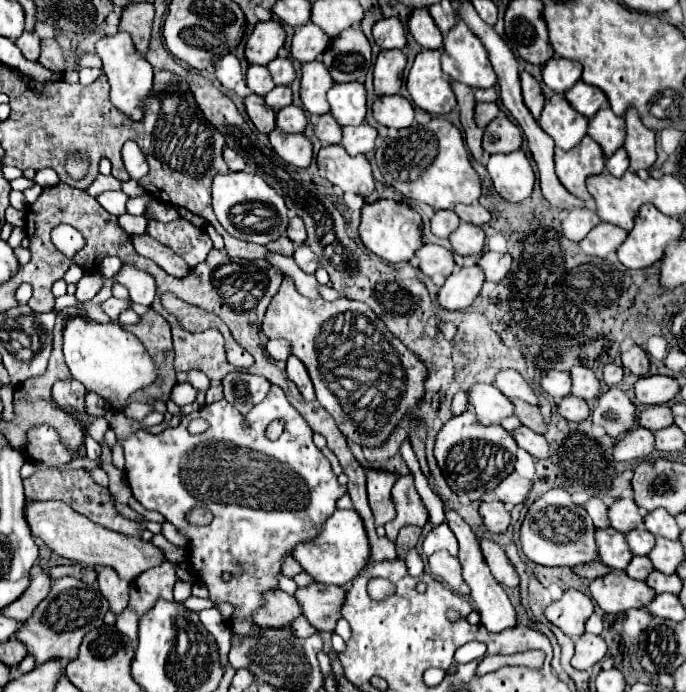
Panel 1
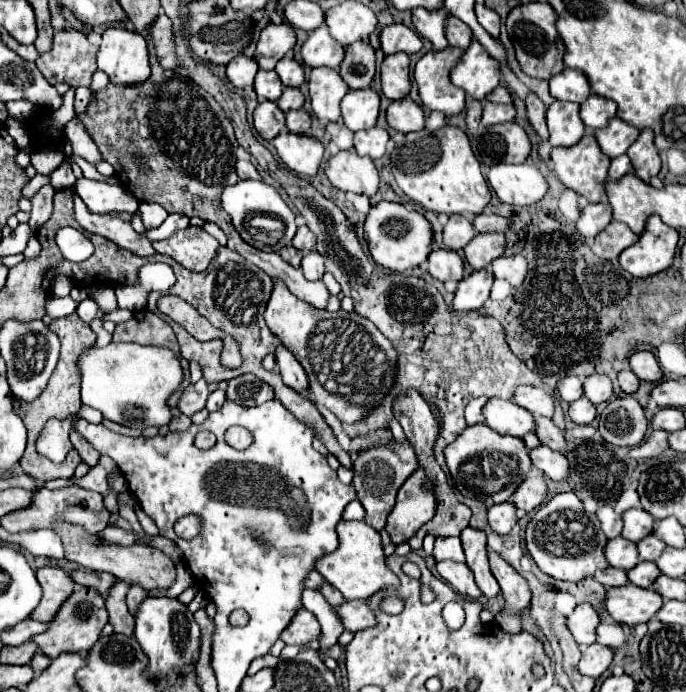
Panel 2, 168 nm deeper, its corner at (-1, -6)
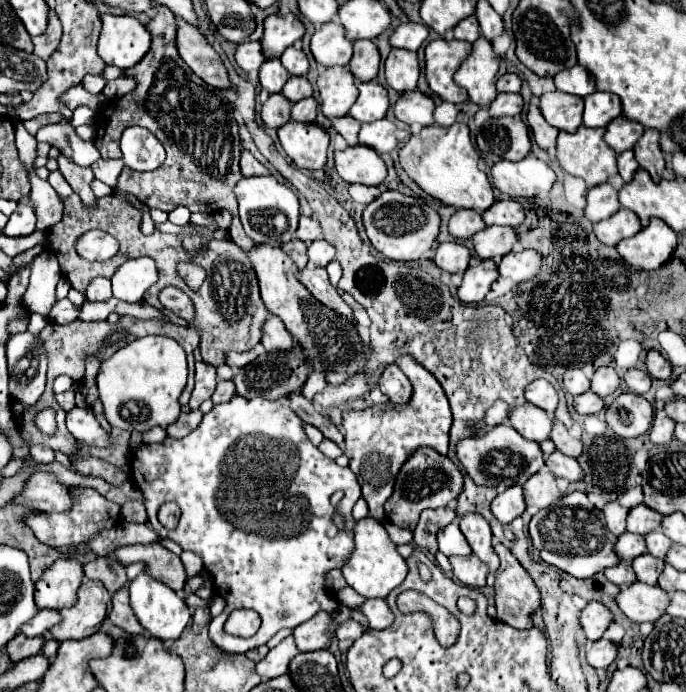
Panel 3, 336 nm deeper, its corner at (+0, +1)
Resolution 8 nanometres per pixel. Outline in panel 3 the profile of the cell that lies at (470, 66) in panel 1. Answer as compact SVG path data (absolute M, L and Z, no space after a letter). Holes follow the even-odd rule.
M480 35L472 43L472 53L464 59L464 65L454 75L454 81L464 87L470 95L470 101L474 101L480 107L488 107L492 99L496 97L496 81L500 71L500 59L492 51L490 41Z

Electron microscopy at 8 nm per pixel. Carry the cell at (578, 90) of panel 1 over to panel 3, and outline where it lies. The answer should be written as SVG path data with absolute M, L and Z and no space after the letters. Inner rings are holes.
M596 91L584 97L584 125L586 127L606 127L620 113L622 113L620 99L612 93Z

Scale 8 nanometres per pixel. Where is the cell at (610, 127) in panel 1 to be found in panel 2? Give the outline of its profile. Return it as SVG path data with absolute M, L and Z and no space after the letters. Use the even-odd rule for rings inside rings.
M613 118L609 120L607 128L601 128L595 132L599 148L609 156L609 158L617 158L621 154L627 152L627 148L637 140L637 136L641 134L641 130L637 130L635 126L623 122L621 118Z

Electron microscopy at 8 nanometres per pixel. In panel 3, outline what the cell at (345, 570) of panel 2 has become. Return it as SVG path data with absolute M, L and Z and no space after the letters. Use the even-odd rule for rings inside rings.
M364 517L364 519L356 521L356 525L354 525L354 551L348 557L348 561L344 561L340 571L346 579L346 583L362 597L384 599L394 587L398 587L404 581L408 567L406 567L404 559L398 555L396 545L388 537L384 525L372 517Z

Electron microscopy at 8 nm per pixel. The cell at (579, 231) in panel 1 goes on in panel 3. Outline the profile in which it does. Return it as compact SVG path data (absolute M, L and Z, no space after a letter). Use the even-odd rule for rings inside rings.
M608 183L592 187L588 191L588 205L584 209L584 217L588 221L592 221L592 223L598 223L602 219L612 217L620 209L616 193L618 191L612 185L608 185Z

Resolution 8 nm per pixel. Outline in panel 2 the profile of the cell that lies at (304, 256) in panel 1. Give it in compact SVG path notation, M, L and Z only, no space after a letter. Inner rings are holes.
M311 250L309 254L303 256L303 262L301 262L301 270L305 274L307 280L319 280L323 278L325 274L325 262L323 262L323 256L315 250Z

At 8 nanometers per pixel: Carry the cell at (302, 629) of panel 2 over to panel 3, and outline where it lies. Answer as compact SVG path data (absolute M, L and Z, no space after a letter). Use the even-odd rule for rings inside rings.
M320 611L316 617L304 621L298 625L292 635L296 641L296 647L300 651L316 651L316 649L326 649L330 645L328 639L328 627L330 627L330 615Z

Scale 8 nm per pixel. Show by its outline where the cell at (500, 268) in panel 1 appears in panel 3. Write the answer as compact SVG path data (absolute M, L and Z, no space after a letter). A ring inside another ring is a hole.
M532 249L510 251L500 261L500 275L510 277L514 283L522 283L536 277L536 273L540 271L540 263L542 257Z

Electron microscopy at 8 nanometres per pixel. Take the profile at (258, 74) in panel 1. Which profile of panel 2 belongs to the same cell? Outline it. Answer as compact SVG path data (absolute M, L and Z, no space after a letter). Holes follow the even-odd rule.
M259 70L255 76L255 92L261 100L277 102L283 92L283 84L281 84L281 78L277 76L277 72L275 70Z

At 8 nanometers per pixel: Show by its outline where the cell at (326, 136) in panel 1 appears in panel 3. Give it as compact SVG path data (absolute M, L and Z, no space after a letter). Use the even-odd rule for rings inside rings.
M340 117L340 119L334 119L332 121L332 127L346 139L348 145L358 145L358 129L360 129L360 123L352 117Z

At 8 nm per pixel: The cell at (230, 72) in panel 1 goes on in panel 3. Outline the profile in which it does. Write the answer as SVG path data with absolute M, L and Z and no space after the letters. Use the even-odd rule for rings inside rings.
M244 41L236 49L236 63L242 71L256 71L264 63L264 55L260 49L260 43L256 41Z

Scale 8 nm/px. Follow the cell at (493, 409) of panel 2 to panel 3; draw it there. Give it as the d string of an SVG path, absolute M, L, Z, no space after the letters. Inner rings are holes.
M530 403L510 407L508 423L516 431L520 431L526 439L532 439L538 443L548 439L552 429L552 419L546 415L546 411L542 411L540 407L532 407Z

